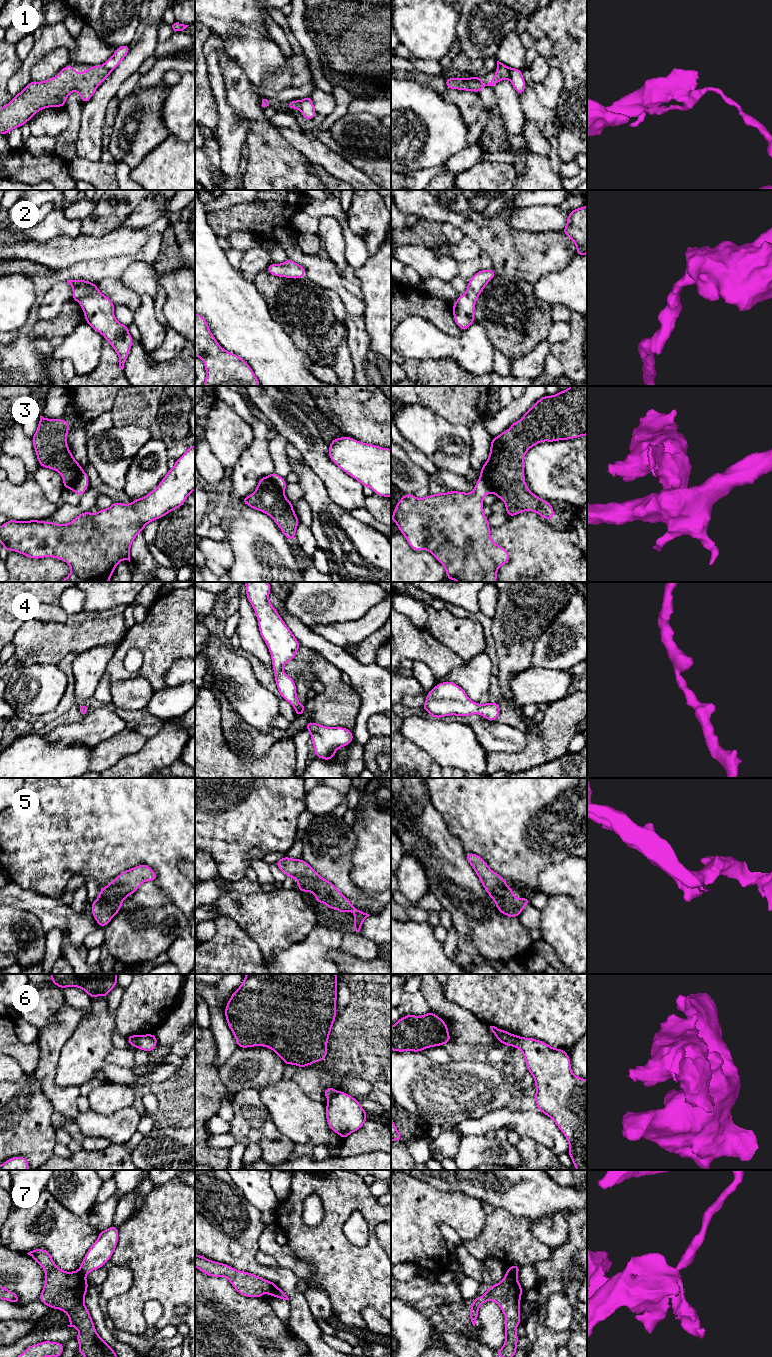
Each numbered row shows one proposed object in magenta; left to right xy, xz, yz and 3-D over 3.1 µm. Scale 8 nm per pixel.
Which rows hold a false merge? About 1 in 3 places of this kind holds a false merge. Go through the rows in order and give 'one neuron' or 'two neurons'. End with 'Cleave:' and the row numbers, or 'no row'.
1: two neurons
2: one neuron
3: two neurons
4: one neuron
5: one neuron
6: two neurons
7: two neurons
Cleave: 1, 3, 6, 7

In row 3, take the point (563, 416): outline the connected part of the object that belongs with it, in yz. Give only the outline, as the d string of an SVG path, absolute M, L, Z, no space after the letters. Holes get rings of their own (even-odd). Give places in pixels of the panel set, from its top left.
M571 386L553 396L545 395L523 414L521 420L512 423L509 430L492 437L489 457L480 470L480 475L488 483L491 493L505 503L509 517L525 511L534 511L540 517L551 520L555 514L551 503L531 493L525 483L524 457L530 448L540 442L569 440L585 435L587 435L587 386Z

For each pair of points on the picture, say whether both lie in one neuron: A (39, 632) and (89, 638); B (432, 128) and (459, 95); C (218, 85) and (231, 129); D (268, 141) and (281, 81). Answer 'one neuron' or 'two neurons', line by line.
A: one neuron
B: two neurons
C: one neuron
D: two neurons

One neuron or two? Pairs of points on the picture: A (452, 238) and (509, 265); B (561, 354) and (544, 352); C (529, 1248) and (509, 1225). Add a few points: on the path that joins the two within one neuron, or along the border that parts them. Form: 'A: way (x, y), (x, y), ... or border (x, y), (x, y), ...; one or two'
A: border (443, 222), (453, 224), (464, 235); two
B: border (552, 344), (550, 353); two
C: way (523, 1242), (512, 1231); one

